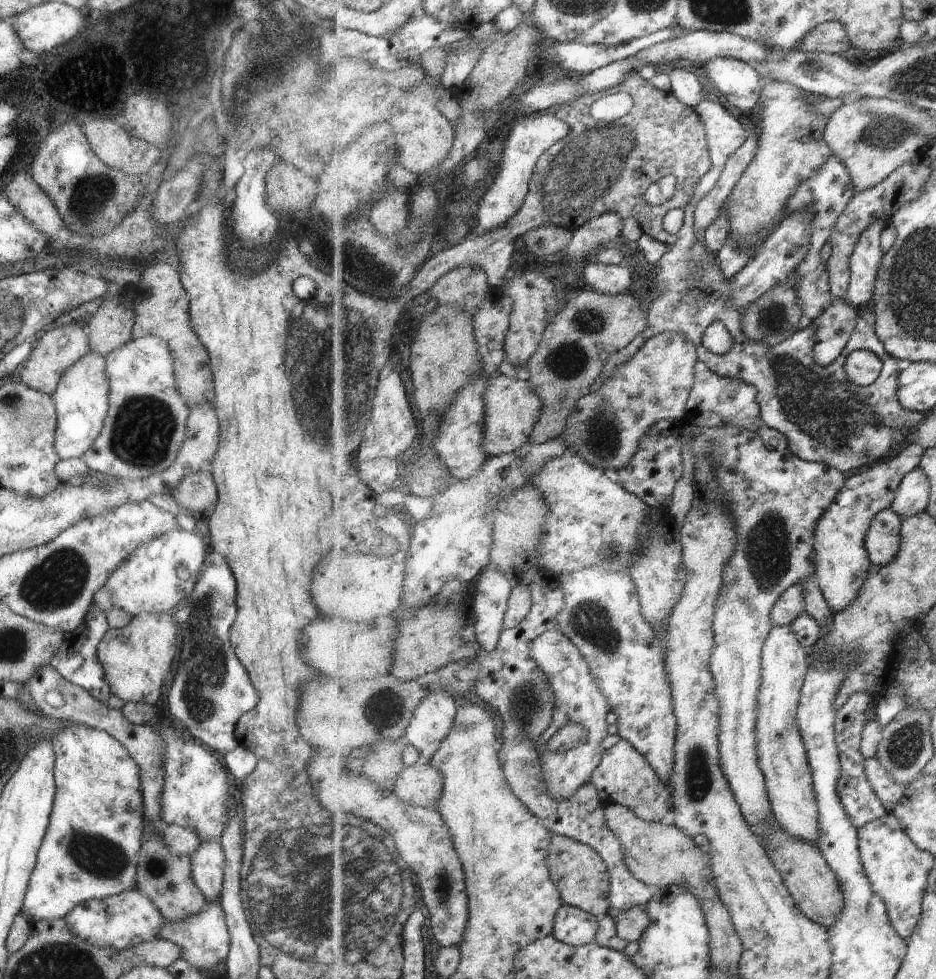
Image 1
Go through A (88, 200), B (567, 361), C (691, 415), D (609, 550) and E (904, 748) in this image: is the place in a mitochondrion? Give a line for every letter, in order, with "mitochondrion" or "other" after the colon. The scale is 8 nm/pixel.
A: mitochondrion
B: mitochondrion
C: other
D: mitochondrion
E: mitochondrion

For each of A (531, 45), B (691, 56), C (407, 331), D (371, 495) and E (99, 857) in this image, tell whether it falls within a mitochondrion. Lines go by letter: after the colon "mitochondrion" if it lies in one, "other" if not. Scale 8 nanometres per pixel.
A: other
B: other
C: other
D: other
E: mitochondrion

